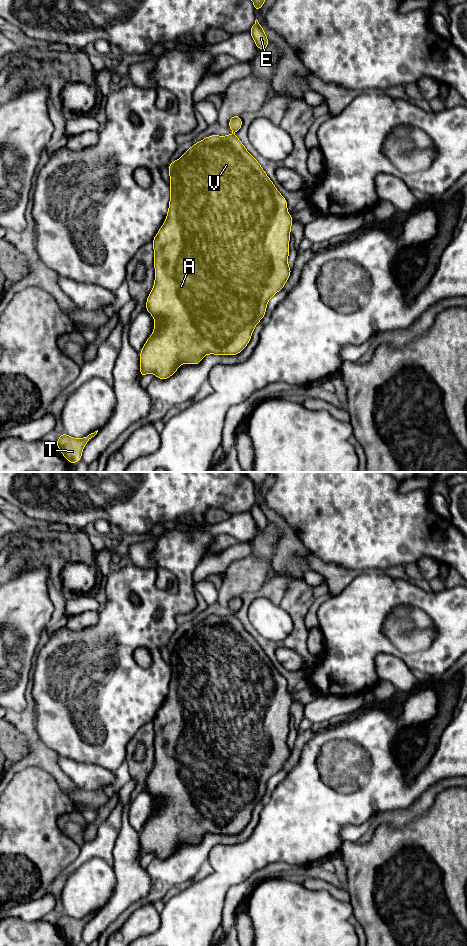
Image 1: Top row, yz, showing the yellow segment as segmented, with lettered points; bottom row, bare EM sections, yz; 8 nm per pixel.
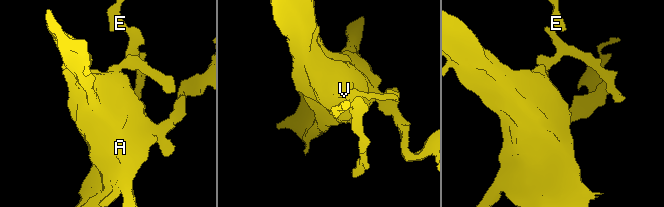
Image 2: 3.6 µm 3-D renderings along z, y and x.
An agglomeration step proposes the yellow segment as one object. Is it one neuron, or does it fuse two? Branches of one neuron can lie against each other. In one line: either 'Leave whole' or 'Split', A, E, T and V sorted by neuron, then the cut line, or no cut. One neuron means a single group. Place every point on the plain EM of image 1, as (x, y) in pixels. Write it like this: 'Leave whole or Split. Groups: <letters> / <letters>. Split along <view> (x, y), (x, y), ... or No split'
Leave whole. Groups: A E T V. No split

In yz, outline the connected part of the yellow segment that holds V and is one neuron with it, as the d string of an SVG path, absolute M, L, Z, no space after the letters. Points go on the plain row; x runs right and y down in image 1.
M211 615L188 629L183 636L168 646L170 654L171 679L167 698L153 719L155 733L155 763L147 778L146 790L154 797L154 811L147 819L140 832L140 856L154 853L156 857L165 860L172 856L182 843L197 845L206 834L237 835L249 823L257 803L263 799L268 780L284 768L291 749L287 740L289 735L290 709L293 699L287 692L287 681L278 672L263 648L254 639L242 622L235 615Z

